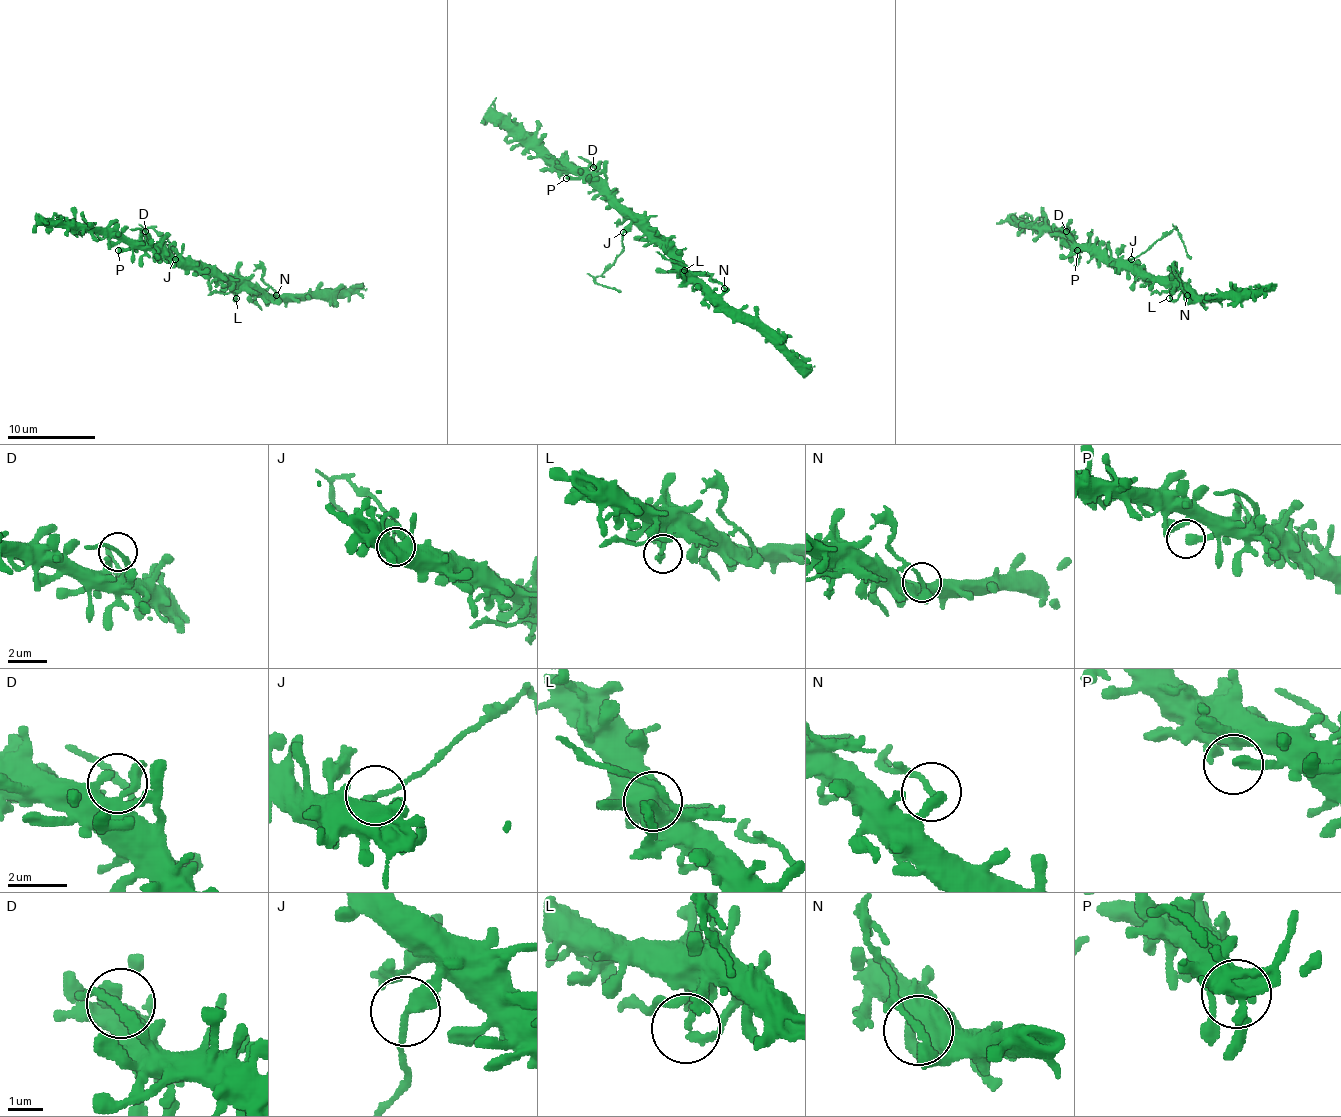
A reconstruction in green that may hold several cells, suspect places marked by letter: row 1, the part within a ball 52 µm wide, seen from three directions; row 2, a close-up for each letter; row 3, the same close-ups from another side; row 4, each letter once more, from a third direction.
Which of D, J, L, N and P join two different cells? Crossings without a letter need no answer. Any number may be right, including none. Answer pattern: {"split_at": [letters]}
{"split_at": ["J", "N"]}

